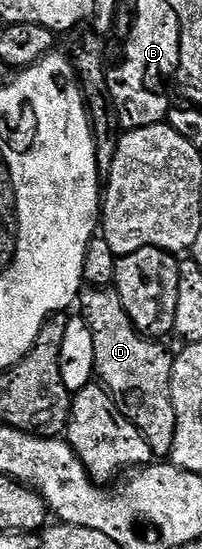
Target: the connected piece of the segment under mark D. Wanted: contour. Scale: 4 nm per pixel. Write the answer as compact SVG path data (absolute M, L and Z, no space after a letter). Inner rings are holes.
M83 288L78 303L80 307L82 305L82 316L93 333L97 378L109 388L121 412L140 429L155 458L169 458L178 420L171 381L175 354L169 352L163 342L139 334L114 288Z

